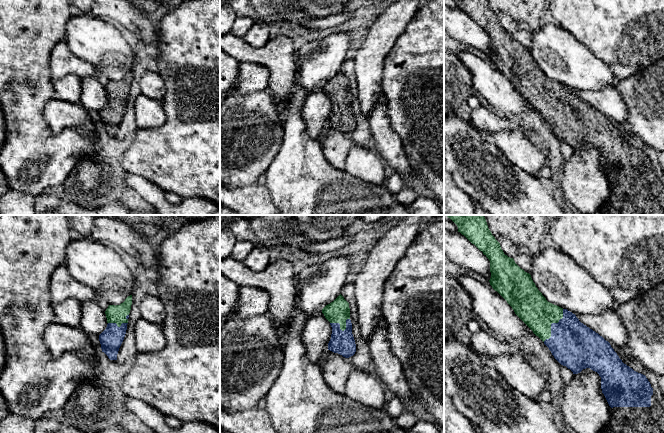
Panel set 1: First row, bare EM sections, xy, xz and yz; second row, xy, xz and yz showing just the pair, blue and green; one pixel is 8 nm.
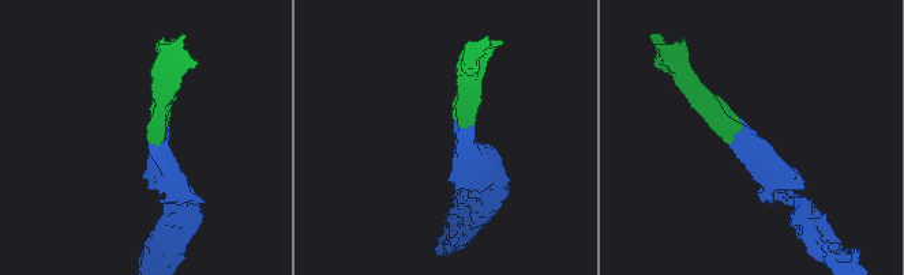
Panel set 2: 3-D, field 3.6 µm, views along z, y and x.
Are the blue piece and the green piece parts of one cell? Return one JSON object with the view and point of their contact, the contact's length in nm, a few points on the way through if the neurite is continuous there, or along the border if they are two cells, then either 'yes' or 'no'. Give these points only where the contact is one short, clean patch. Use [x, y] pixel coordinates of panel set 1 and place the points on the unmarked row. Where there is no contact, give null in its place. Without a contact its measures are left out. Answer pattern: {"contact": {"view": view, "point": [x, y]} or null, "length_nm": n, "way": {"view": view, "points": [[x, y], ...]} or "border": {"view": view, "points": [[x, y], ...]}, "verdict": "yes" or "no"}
{"contact": {"view": "yz", "point": [551, 100]}, "length_nm": 300, "way": {"view": "yz", "points": [[574, 121], [551, 100], [528, 79]]}, "verdict": "yes"}

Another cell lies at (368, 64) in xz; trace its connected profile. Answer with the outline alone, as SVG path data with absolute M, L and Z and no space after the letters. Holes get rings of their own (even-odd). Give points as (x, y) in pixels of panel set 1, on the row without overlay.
M396 0L371 25L361 48L357 50L354 70L358 98L367 118L383 97L383 66L387 54L426 1L428 0Z

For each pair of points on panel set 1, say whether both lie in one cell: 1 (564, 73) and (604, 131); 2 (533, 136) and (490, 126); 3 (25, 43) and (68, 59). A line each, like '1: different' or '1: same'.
1: different
2: same
3: different

